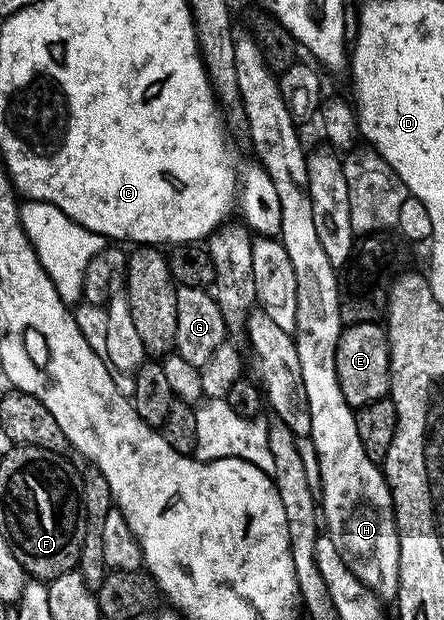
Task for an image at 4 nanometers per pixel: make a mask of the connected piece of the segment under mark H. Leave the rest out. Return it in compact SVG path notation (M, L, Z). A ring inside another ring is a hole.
M235 27L234 44L235 44L235 66L236 66L236 81L239 87L239 96L242 99L242 106L244 114L246 115L245 131L250 134L250 144L254 147L254 152L258 155L257 163L268 174L268 178L272 178L272 186L276 186L276 194L280 197L280 226L277 231L280 233L280 241L284 249L288 252L289 261L293 265L293 273L296 274L296 299L297 299L297 313L296 313L296 329L292 335L294 338L294 345L296 346L296 354L300 354L300 378L304 378L304 394L306 395L306 405L308 406L308 414L310 415L310 430L308 439L314 443L314 452L318 455L318 476L316 472L316 480L320 485L320 516L324 521L325 531L328 533L331 542L336 546L336 550L344 558L344 562L351 570L360 578L365 588L370 589L375 596L381 598L383 601L393 601L396 596L396 585L398 582L398 567L400 566L400 542L398 541L398 527L394 521L394 503L392 502L392 494L390 487L386 481L386 473L372 458L368 458L364 454L364 446L360 446L360 434L356 434L356 418L354 417L355 409L351 408L348 402L345 401L344 394L341 393L340 382L337 380L336 370L336 350L337 343L340 342L341 334L344 329L342 319L340 318L340 306L338 305L338 294L340 291L340 276L336 273L336 265L328 262L328 254L324 254L324 246L320 246L320 237L316 234L316 225L312 218L312 194L310 193L310 175L308 174L308 166L306 165L306 157L308 155L307 149L302 149L302 140L298 137L300 132L299 125L295 124L292 116L289 114L289 108L285 104L284 98L281 96L281 86L279 84L279 77L272 74L271 65L267 64L260 46L254 41L254 35L245 27Z

